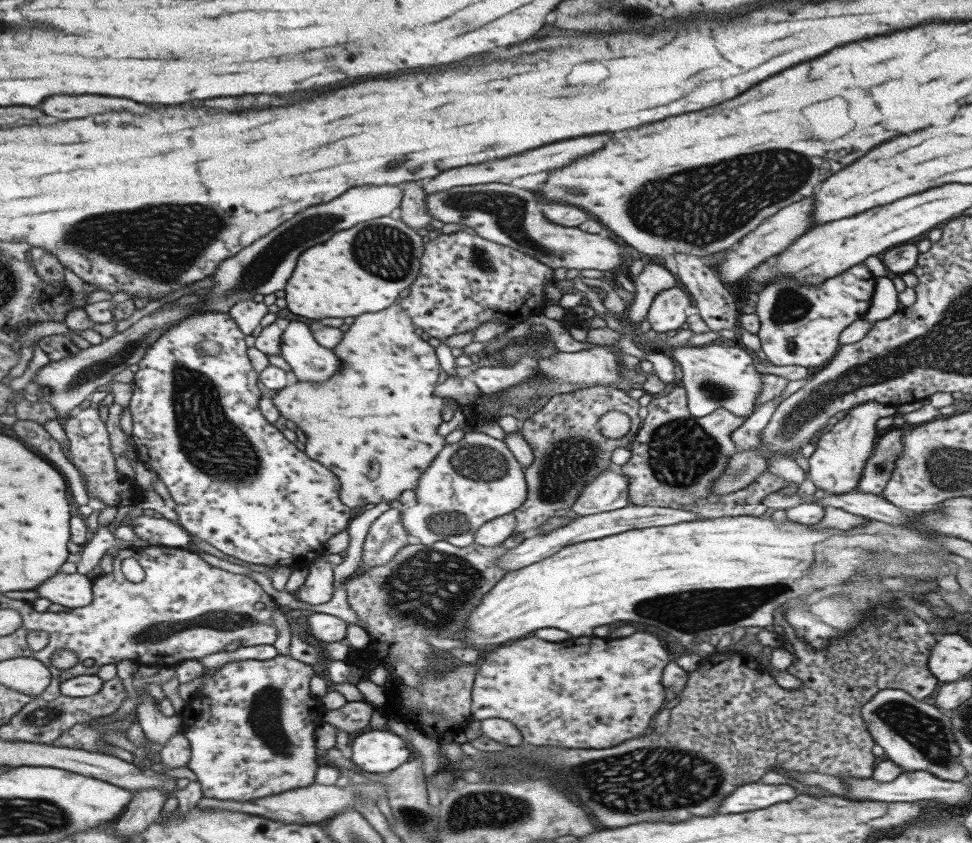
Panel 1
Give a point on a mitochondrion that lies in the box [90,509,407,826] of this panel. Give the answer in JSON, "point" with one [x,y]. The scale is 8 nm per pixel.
{"point":[158,632]}

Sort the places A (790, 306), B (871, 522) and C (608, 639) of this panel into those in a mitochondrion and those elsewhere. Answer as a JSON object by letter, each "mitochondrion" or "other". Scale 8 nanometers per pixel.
{"A":"mitochondrion","B":"other","C":"other"}

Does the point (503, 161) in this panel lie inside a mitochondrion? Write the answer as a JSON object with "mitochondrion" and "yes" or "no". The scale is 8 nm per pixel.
{"mitochondrion":"no"}

